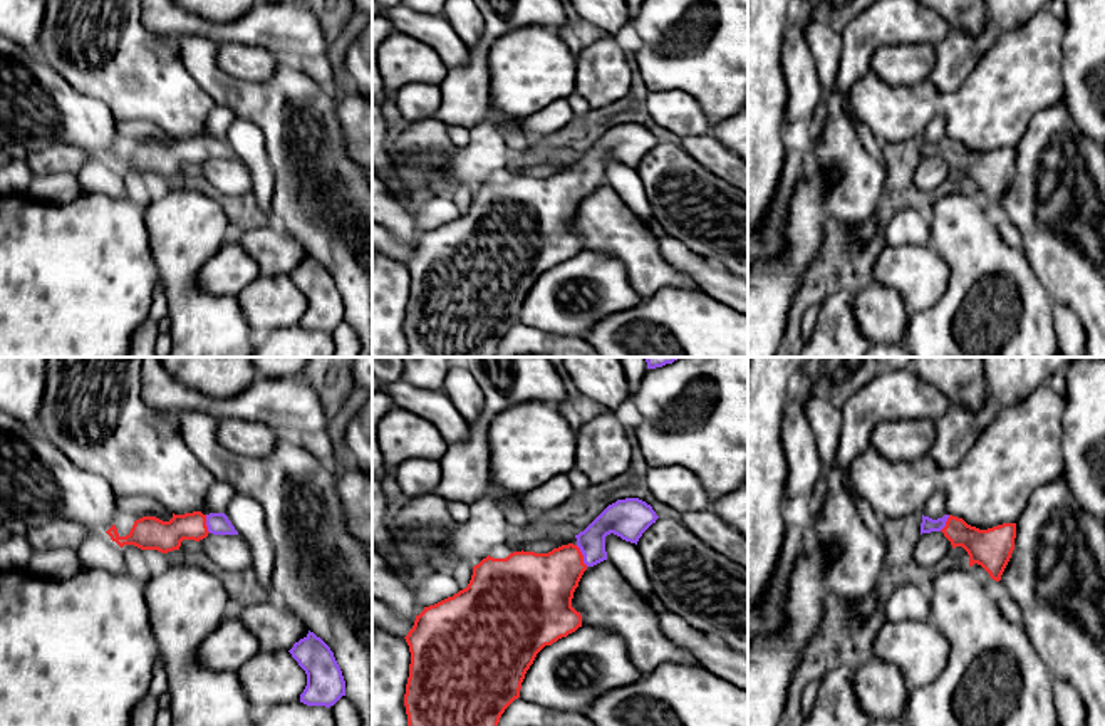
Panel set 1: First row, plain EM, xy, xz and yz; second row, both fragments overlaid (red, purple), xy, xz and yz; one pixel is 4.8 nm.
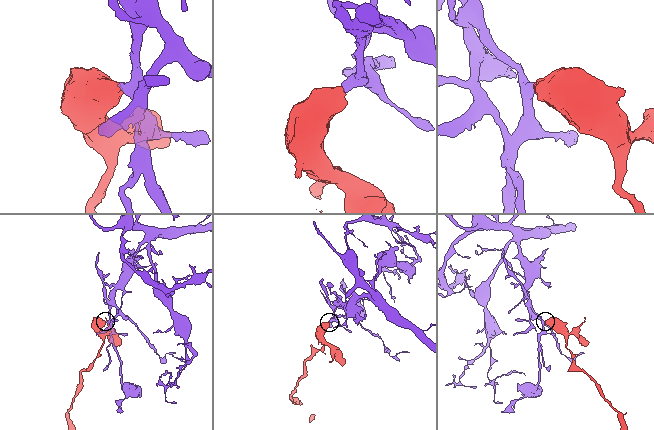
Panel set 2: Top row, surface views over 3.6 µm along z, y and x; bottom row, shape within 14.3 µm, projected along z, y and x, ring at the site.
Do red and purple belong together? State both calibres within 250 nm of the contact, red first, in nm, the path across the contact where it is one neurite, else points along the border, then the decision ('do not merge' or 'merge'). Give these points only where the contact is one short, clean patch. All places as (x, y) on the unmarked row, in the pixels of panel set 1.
320 nm thick on the red side, 160 nm on the other; runs through xz (540, 210), (570, 185), (582, 180), (591, 166), (619, 143); merge

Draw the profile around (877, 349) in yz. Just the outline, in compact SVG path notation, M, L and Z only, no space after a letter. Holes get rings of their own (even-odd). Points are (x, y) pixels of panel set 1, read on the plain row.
M872 344L865 357L912 357L902 344Z

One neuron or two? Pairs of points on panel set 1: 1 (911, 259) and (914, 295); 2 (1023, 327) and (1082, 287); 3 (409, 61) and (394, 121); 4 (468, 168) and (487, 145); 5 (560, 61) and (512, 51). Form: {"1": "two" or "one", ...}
{"1": "one", "2": "two", "3": "one", "4": "one", "5": "one"}

